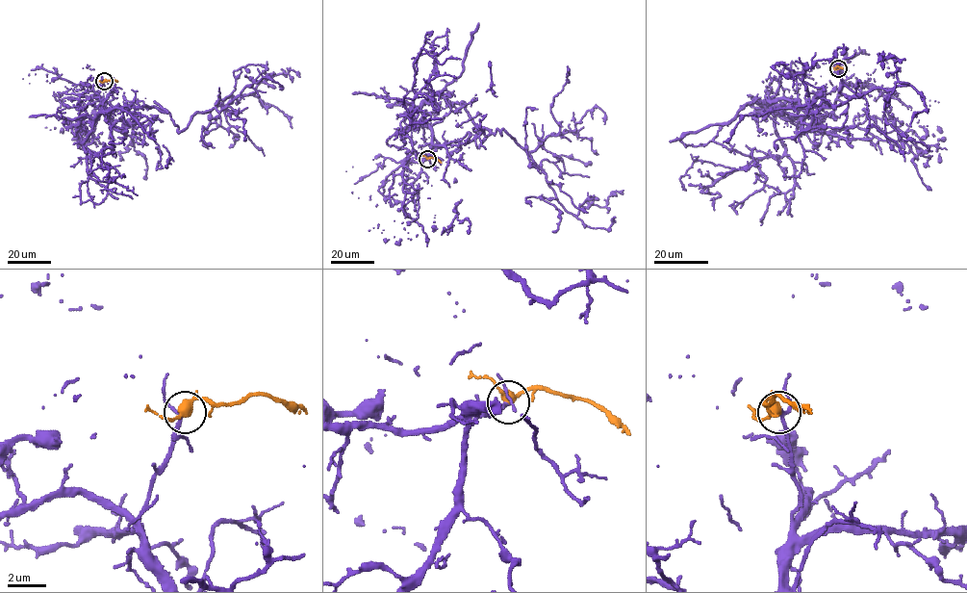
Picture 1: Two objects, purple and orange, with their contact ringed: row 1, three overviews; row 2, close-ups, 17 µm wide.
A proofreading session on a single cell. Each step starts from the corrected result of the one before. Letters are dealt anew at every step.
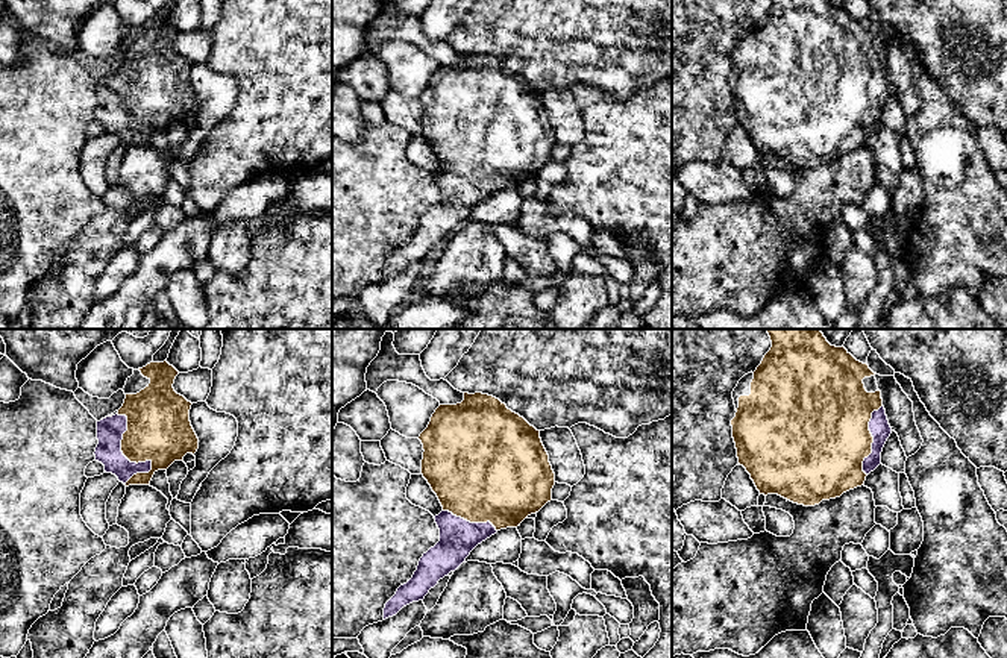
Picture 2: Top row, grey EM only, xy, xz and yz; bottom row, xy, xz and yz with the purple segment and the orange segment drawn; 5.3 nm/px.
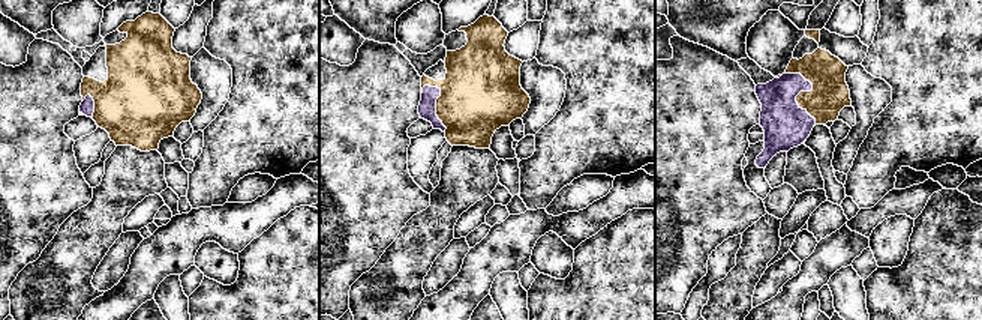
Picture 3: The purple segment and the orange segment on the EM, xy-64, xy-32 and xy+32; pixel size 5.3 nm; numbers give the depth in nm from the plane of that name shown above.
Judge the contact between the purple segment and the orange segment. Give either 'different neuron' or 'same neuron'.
same neuron

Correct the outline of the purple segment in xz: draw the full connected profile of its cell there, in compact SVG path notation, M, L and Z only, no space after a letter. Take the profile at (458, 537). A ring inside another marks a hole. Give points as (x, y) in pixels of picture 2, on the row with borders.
M464 393L461 403L440 405L419 440L425 450L422 475L443 506L434 517L440 541L423 553L413 578L385 603L384 620L403 606L423 600L478 544L500 529L517 528L538 512L552 500L555 485L555 473L540 431L493 396Z

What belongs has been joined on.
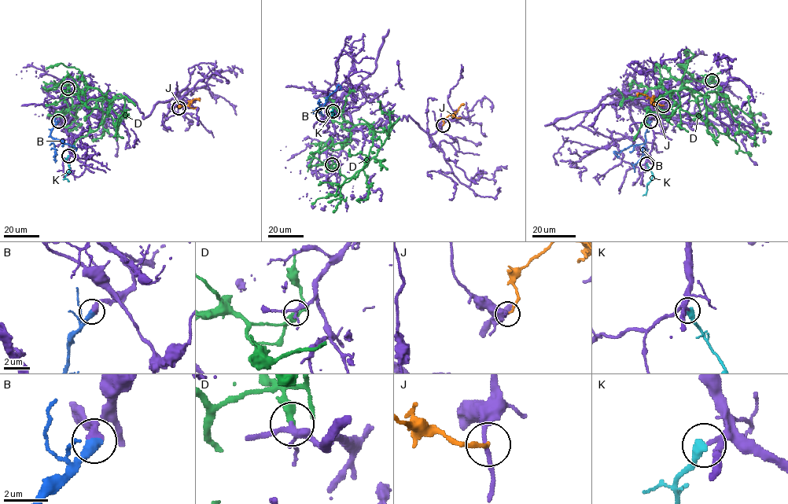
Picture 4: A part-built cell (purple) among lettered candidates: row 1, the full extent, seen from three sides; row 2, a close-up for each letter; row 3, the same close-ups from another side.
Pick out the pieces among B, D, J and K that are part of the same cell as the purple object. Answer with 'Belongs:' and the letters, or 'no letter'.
Belongs: B, K

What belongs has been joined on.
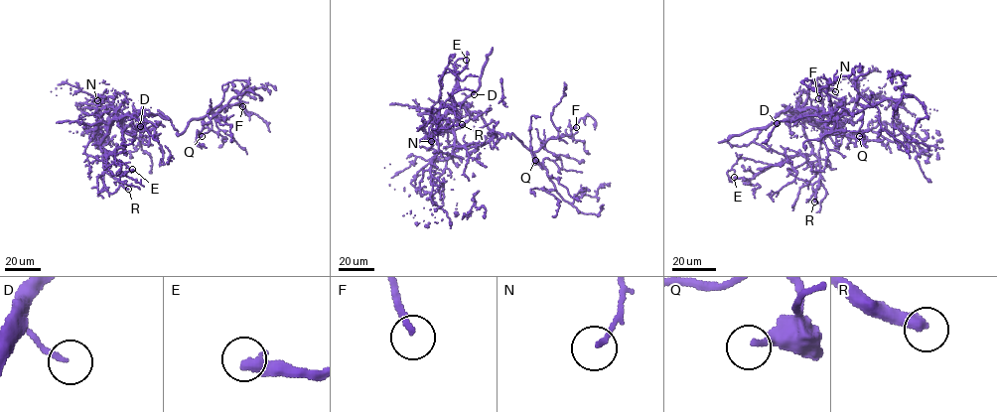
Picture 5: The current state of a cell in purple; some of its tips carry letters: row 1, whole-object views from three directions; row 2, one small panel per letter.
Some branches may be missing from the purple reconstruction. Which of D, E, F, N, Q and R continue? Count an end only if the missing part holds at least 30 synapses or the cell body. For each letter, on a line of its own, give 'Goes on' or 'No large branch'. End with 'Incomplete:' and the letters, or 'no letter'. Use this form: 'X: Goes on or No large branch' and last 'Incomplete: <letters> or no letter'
D: Goes on
E: No large branch
F: Goes on
N: No large branch
Q: No large branch
R: Goes on
Incomplete: D, F, R

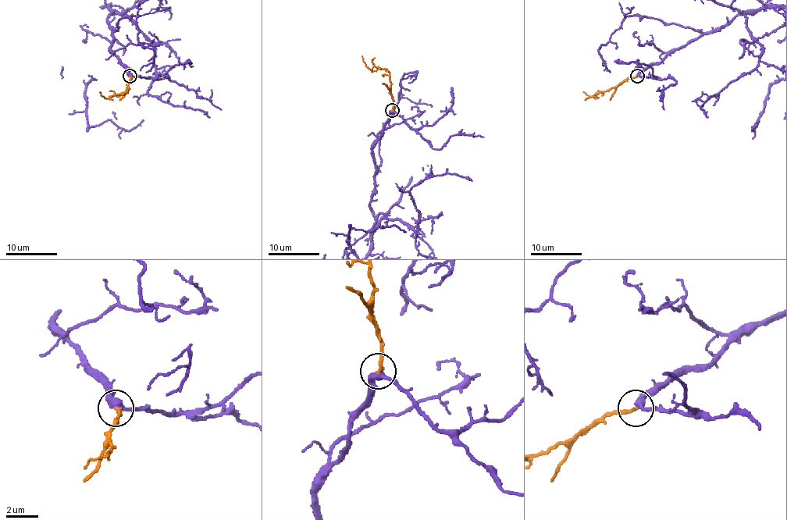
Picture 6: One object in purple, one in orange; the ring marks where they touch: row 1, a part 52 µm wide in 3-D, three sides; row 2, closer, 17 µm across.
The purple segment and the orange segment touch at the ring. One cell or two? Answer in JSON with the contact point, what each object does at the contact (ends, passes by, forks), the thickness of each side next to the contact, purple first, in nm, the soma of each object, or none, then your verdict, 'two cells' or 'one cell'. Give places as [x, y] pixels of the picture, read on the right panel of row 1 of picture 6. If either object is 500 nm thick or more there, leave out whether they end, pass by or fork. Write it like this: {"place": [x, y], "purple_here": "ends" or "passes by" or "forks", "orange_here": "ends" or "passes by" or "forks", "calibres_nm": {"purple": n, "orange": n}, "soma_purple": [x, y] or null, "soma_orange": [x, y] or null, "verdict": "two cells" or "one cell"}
{"place": [637, 76], "purple_here": "passes by", "orange_here": "ends", "calibres_nm": {"purple": 400, "orange": 240}, "soma_purple": null, "soma_orange": null, "verdict": "one cell"}

